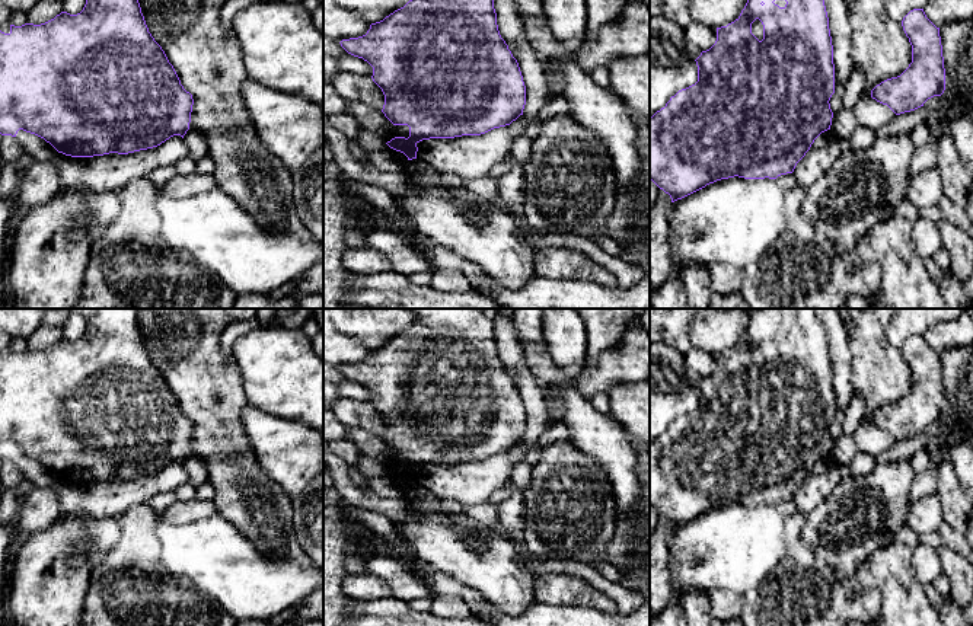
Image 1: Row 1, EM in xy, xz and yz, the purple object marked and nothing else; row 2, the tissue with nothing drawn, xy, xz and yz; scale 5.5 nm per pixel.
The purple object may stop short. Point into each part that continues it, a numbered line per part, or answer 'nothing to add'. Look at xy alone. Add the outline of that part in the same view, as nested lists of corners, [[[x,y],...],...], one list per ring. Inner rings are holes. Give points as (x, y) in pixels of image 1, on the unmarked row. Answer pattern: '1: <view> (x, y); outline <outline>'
1: xy (108, 498); outline [[[173,461],[157,473],[128,480],[109,479],[93,483],[71,483],[58,479],[52,489],[61,504],[61,512],[82,512],[95,518],[122,515],[157,494],[173,492],[189,482],[181,461]]]

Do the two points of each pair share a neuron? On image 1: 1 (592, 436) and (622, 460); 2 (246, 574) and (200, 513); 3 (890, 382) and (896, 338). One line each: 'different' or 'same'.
1: same
2: different
3: different

